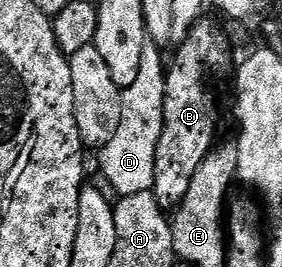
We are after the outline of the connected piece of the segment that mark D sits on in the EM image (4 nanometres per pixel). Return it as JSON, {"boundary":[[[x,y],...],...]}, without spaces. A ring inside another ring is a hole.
{"boundary":[[[148,38],[141,53],[141,67],[137,78],[121,93],[121,122],[113,140],[100,148],[101,171],[109,180],[116,196],[123,198],[134,193],[152,190],[155,185],[157,142],[164,128],[164,85],[166,83],[165,61],[160,46]]]}

